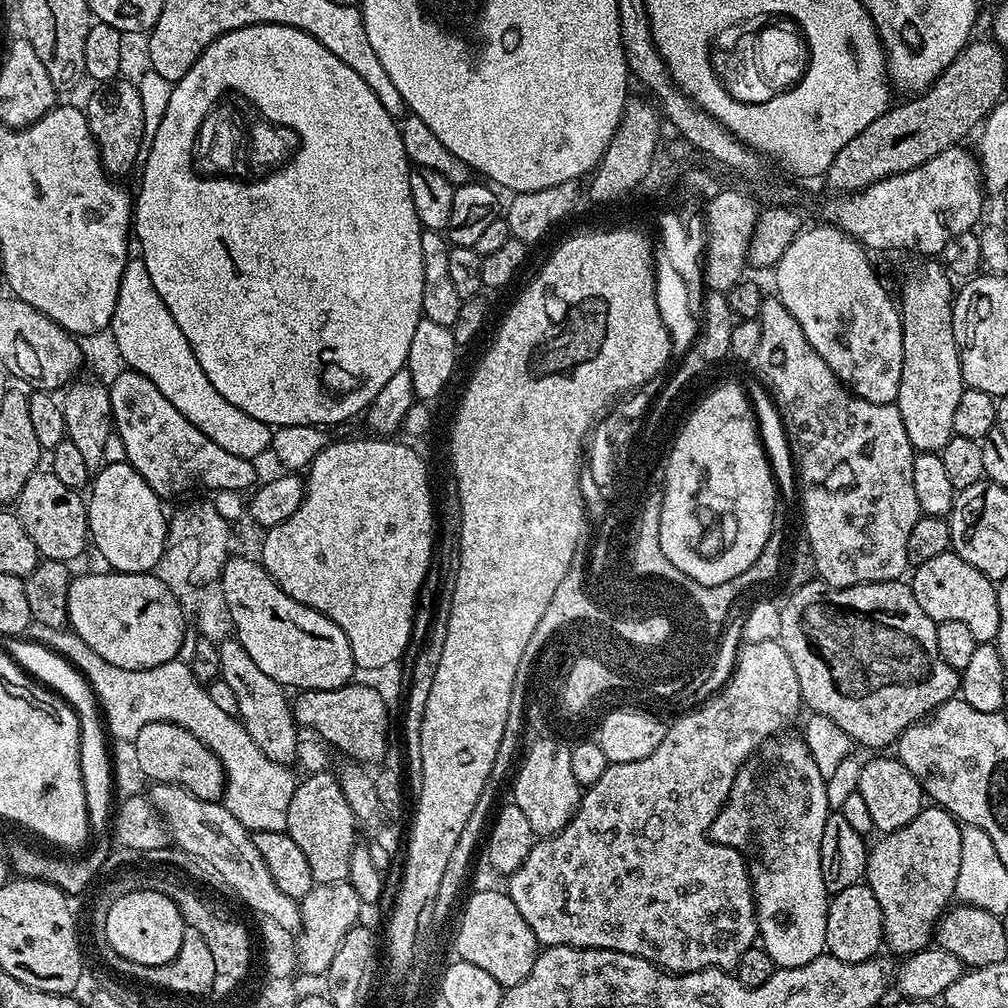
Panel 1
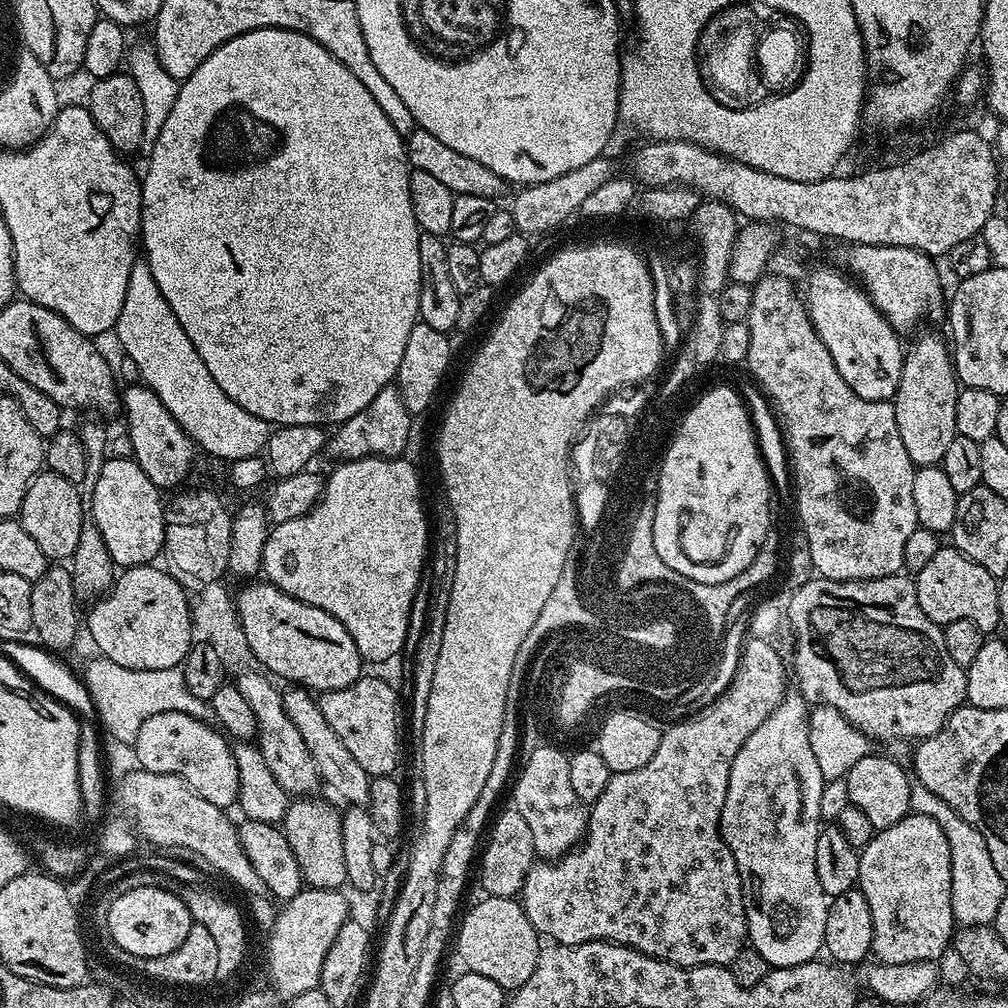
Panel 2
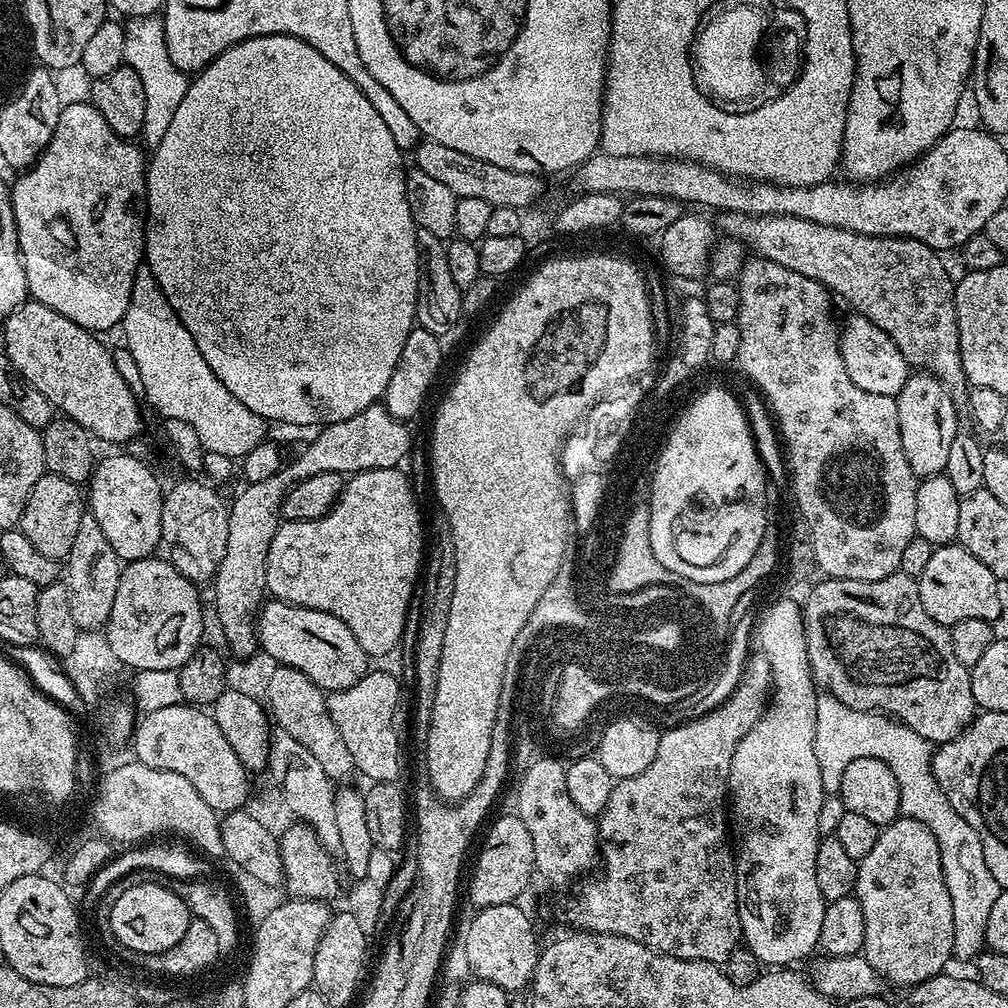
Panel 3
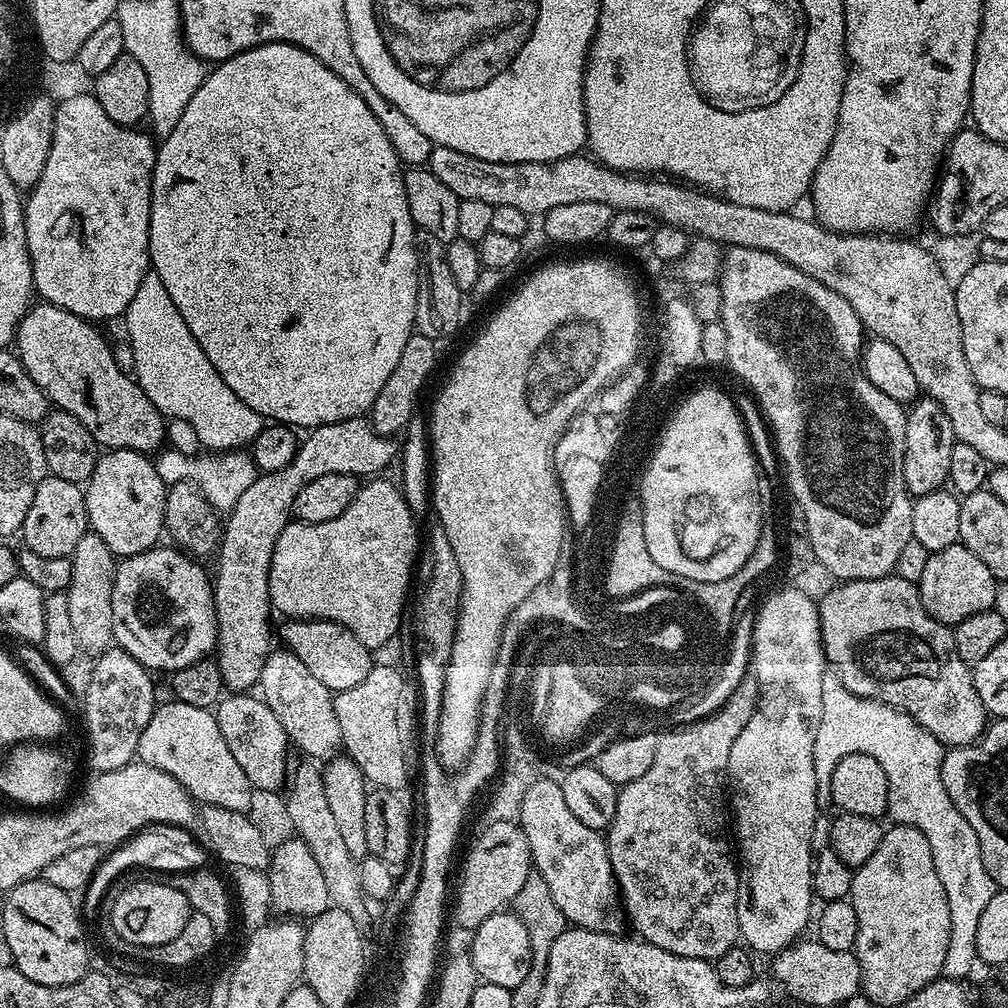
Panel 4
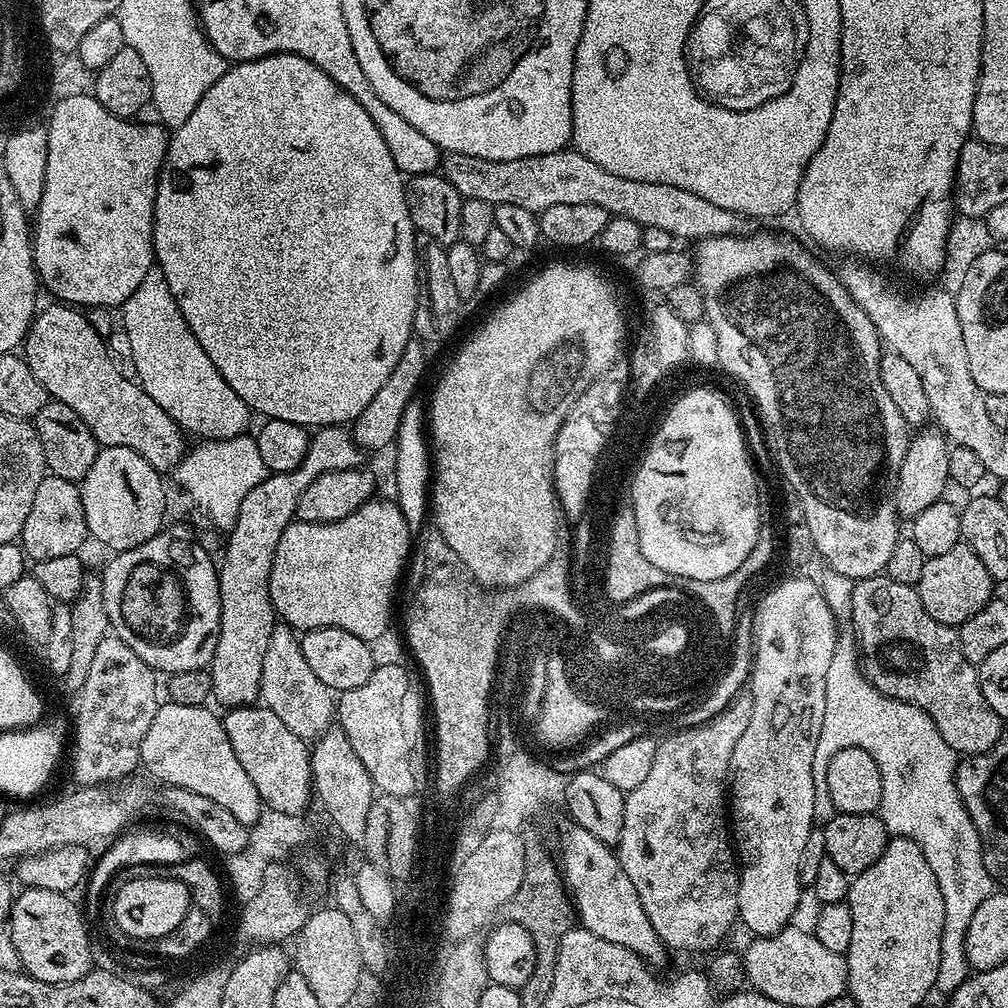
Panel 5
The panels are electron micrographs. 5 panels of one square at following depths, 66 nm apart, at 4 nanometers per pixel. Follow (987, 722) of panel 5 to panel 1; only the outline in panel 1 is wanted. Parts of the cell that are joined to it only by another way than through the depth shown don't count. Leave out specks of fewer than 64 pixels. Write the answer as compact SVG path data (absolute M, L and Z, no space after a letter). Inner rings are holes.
M903 579L883 580L873 584L855 584L849 588L835 588L823 582L811 582L789 596L779 612L780 633L778 633L778 639L786 650L786 654L790 654L790 663L794 665L794 674L798 674L798 686L803 707L809 713L830 718L830 722L834 722L834 726L846 730L853 745L860 747L861 744L864 748L876 748L872 750L887 749L884 748L887 744L888 747L895 745L911 724L921 723L925 718L931 716L935 708L942 706L942 702L953 699L960 691L960 672L951 668L946 662L942 662L942 654L938 654L937 621L931 620L926 614L926 610L922 610L922 606L918 606L918 598L914 598L911 583L905 582Z

